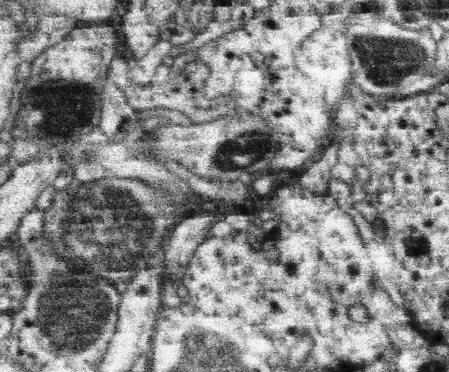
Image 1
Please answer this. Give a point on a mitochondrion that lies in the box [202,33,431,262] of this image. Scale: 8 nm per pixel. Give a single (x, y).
(385, 61)

